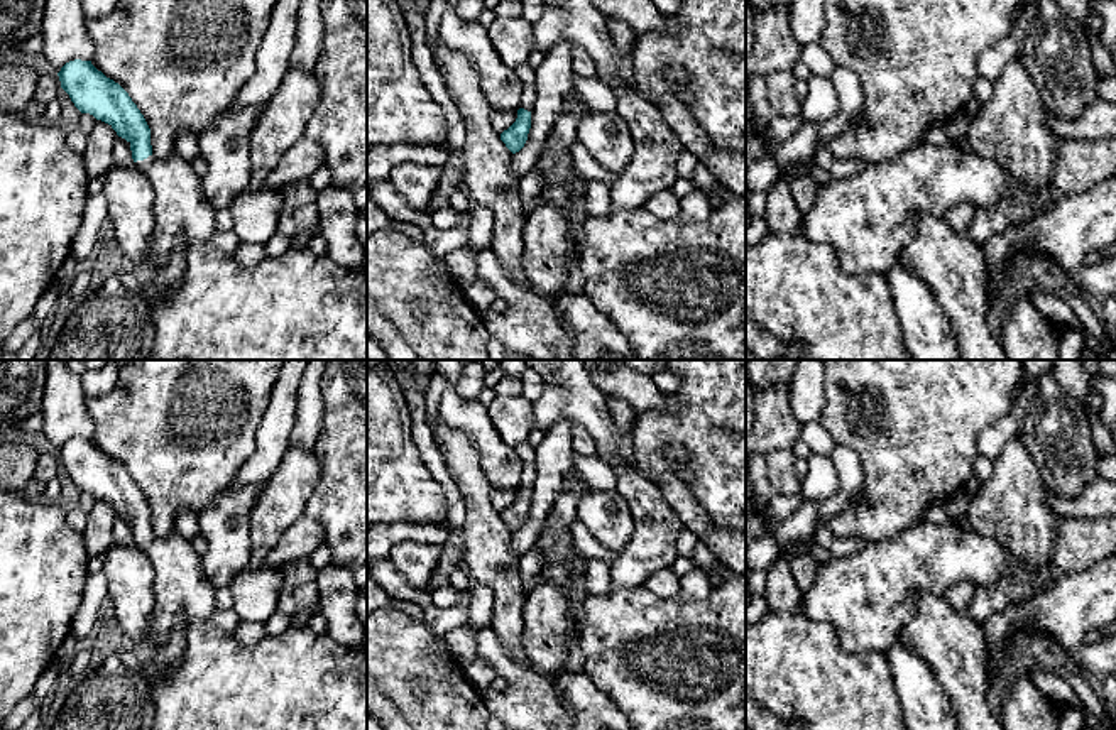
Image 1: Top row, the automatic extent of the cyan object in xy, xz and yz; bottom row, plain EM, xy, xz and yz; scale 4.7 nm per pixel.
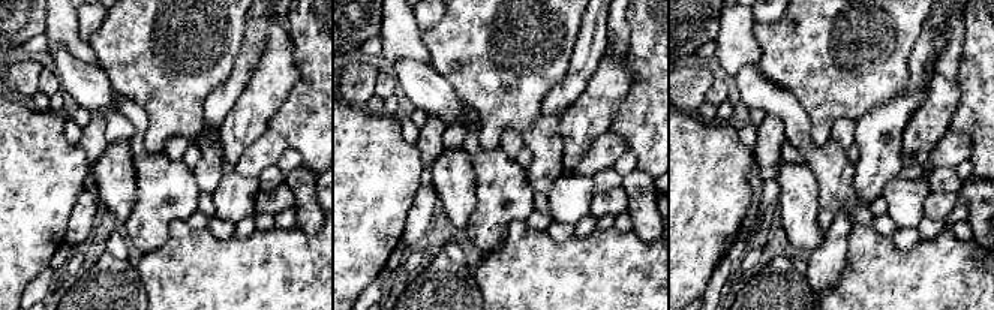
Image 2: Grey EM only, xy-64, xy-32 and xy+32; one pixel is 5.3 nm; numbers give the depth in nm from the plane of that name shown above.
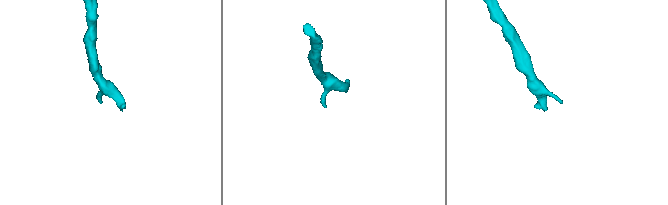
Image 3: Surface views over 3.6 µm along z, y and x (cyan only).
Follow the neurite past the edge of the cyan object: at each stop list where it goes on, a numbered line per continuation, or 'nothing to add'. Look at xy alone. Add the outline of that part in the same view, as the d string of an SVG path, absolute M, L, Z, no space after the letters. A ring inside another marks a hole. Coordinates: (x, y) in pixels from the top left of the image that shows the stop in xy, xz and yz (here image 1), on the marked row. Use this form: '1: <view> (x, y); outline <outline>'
1: xy (180, 210); outline M176 150L166 159L152 154L135 164L154 189L152 267L162 267L181 238L210 242L216 232L215 211L203 198L201 177L191 164Z

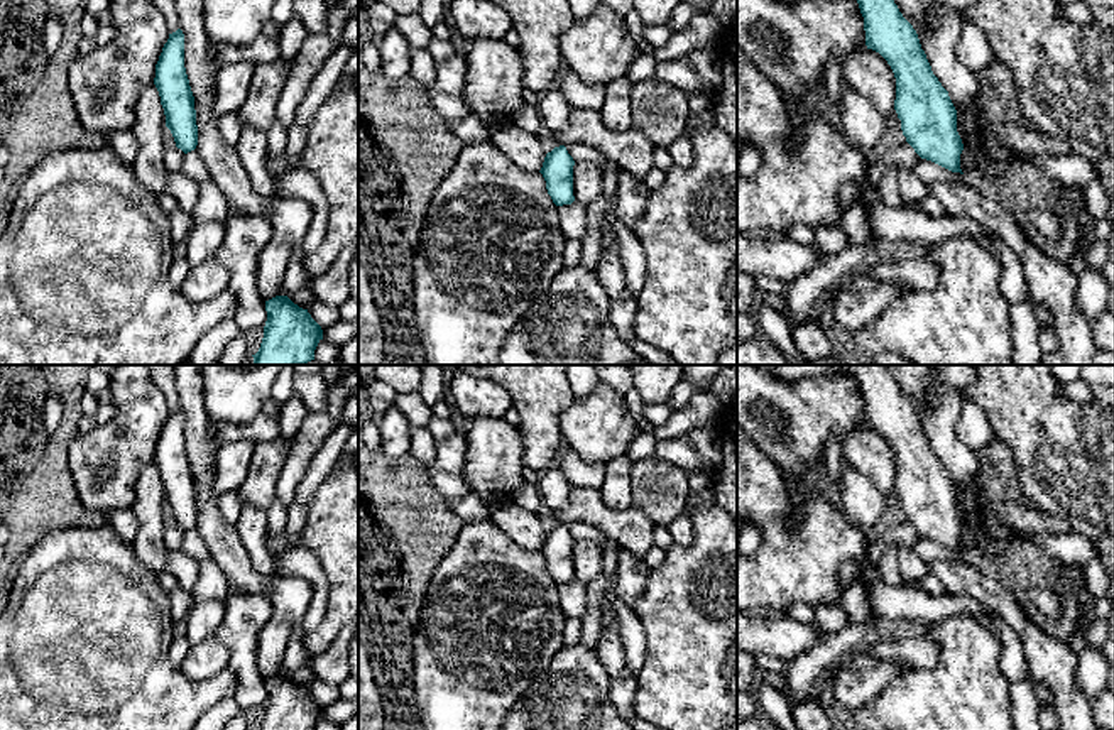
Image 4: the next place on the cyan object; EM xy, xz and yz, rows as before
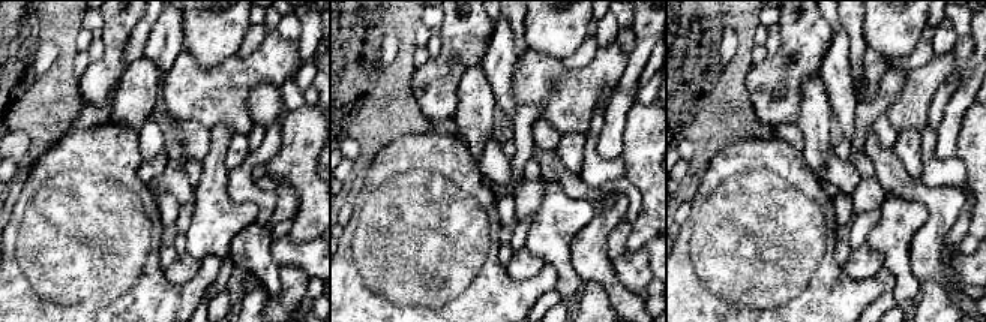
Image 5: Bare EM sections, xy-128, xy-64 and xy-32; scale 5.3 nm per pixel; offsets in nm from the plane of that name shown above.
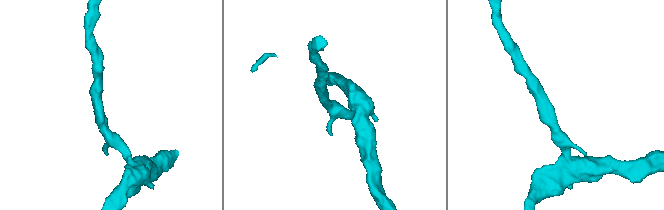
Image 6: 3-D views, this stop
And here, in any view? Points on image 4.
nothing to add

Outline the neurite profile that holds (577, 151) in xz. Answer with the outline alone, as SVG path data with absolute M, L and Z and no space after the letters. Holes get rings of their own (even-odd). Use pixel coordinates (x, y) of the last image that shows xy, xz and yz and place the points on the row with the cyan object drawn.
M568 144L565 147L566 147L568 154L573 157L575 162L588 161L600 169L605 167L607 157L602 152L595 150L593 147L588 147L585 144Z

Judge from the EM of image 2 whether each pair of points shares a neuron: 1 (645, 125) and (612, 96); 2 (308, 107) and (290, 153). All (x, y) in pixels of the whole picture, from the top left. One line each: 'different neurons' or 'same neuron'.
1: different neurons
2: different neurons

